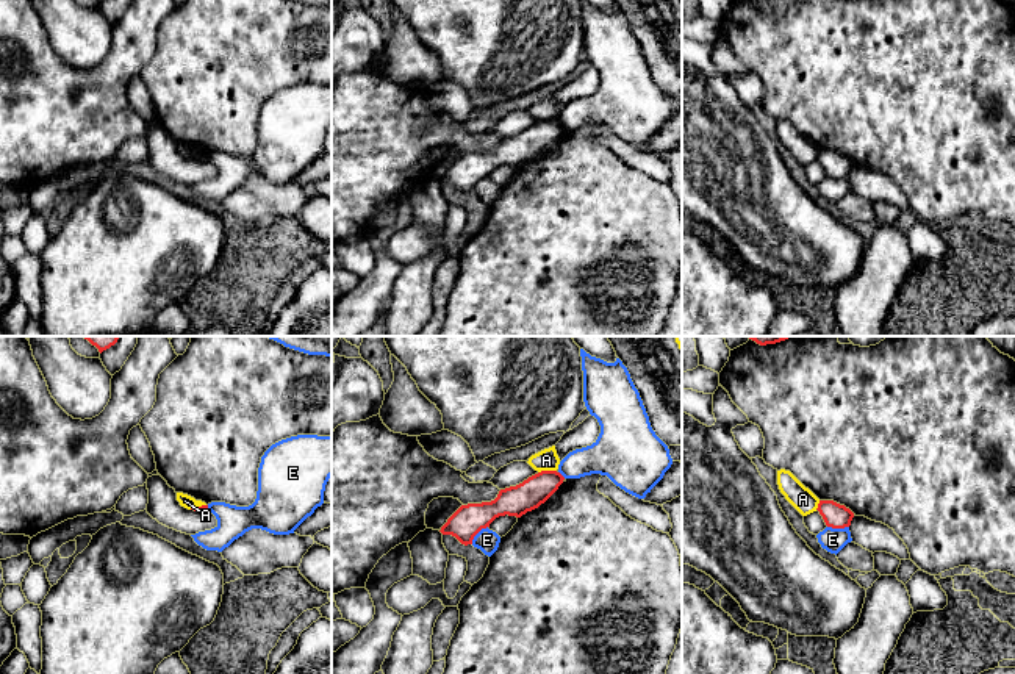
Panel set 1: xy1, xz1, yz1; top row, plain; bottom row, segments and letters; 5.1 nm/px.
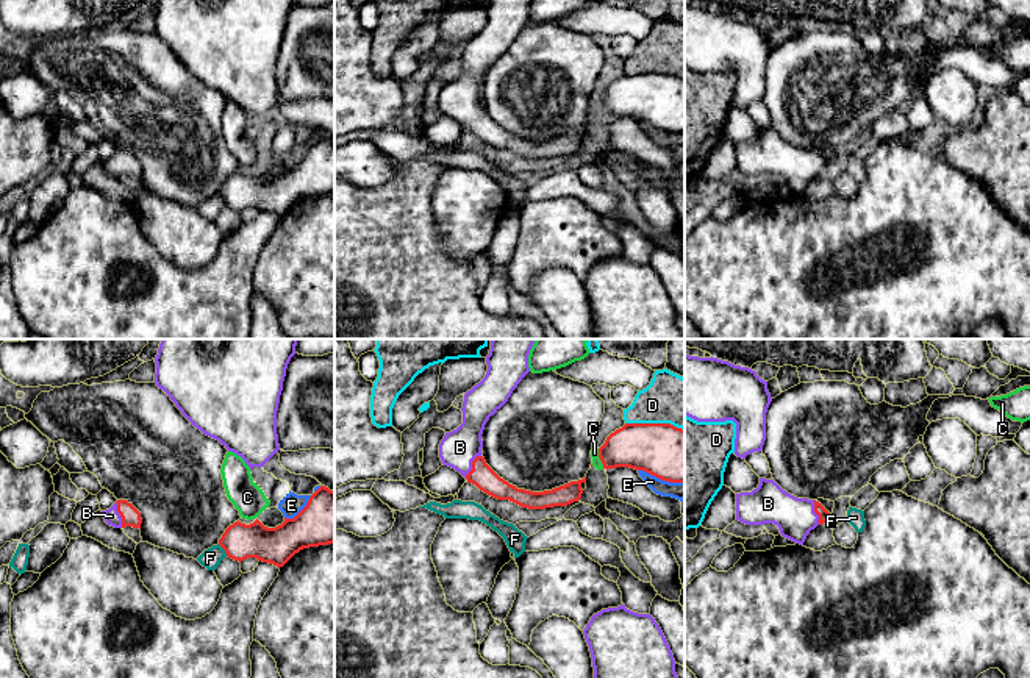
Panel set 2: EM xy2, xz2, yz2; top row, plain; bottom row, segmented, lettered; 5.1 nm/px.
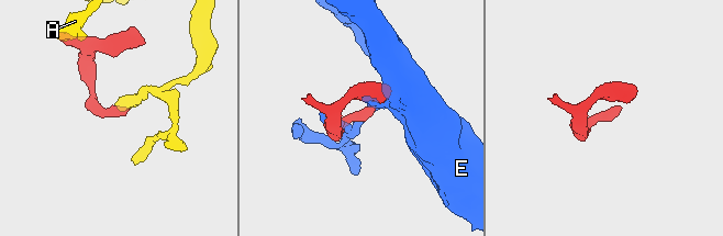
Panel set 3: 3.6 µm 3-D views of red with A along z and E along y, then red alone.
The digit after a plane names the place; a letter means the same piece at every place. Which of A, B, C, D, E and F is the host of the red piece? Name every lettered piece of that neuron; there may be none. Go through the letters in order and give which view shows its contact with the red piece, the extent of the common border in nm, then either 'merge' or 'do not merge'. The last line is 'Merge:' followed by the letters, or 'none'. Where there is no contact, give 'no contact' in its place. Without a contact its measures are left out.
A: contact in xz1; length 100 nm; do not merge
B: contact in xy2; length 140 nm; merge
C: contact in xz2; length 110 nm; do not merge
D: contact in xz2; length 300 nm; do not merge
E: contact in xy2; length 180 nm; do not merge
F: contact in xy2; length 80 nm; do not merge
Merge: B

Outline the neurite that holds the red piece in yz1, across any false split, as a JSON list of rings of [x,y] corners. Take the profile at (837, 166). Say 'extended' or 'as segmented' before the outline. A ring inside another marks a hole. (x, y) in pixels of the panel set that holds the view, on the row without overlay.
as segmented; [[[820,150],[818,158],[827,177],[845,178],[851,175],[854,163],[834,150]]]

